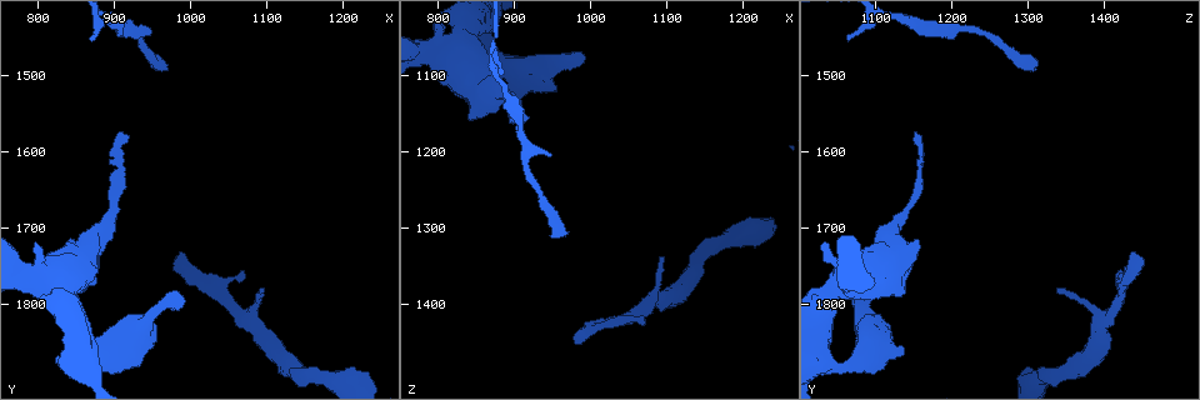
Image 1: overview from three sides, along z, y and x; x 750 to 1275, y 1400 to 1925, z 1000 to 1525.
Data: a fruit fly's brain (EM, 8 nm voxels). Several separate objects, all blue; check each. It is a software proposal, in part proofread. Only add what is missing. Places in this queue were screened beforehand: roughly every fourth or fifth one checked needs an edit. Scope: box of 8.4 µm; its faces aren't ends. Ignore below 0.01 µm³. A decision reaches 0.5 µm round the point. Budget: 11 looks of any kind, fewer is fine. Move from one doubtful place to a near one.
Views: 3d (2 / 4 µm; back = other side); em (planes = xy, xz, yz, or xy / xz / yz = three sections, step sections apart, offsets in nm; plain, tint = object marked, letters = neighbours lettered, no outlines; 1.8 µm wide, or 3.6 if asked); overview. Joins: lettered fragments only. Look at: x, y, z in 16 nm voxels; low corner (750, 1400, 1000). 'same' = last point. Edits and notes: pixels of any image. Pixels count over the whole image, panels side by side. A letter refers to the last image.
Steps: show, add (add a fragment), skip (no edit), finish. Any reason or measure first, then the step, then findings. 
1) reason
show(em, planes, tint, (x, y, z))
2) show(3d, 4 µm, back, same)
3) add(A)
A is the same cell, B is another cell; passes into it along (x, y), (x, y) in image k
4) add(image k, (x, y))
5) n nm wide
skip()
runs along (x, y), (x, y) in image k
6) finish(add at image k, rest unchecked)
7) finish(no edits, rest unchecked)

branch stops here
show(em, 3.6 µm, planes, letters, (845, 1715, 1155))

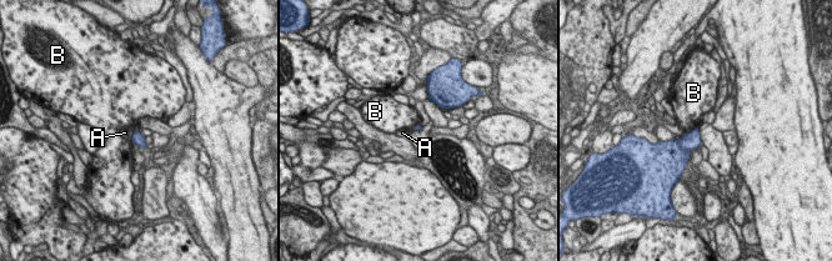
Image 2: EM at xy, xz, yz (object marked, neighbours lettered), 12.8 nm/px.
skip()
A and B are other cells; border along (696, 128), (685, 134) in image 2; no lettered fragment goes on from it

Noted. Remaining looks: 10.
free end
show(3d, 4 µm, back, (990, 1805, 1075))

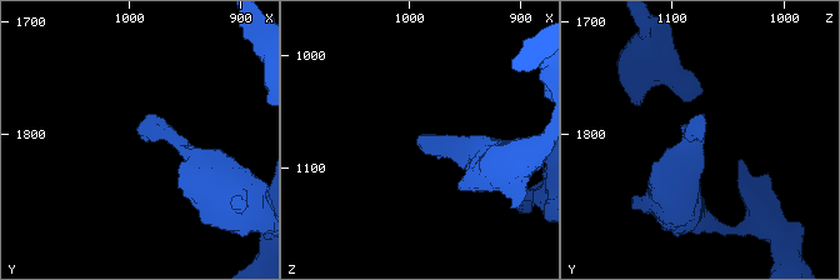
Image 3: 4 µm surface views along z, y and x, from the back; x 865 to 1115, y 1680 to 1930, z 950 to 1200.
show(em, planes, letters, (990, 1804, 1074))

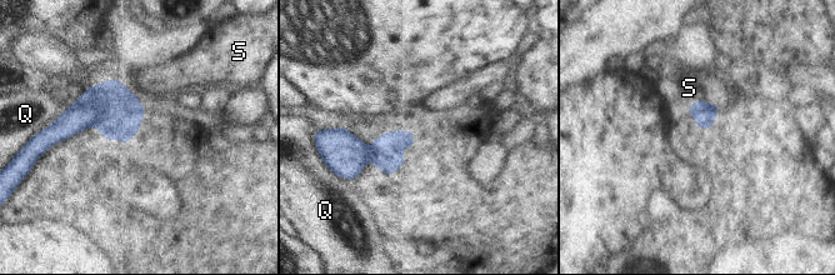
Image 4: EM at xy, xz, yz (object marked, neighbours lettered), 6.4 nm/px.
add(S)
S is the same cell, Q is another cell; passes into it along (701, 113), (706, 101), (689, 88) in image 4; the neuron continues

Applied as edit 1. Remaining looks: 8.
show(overview)

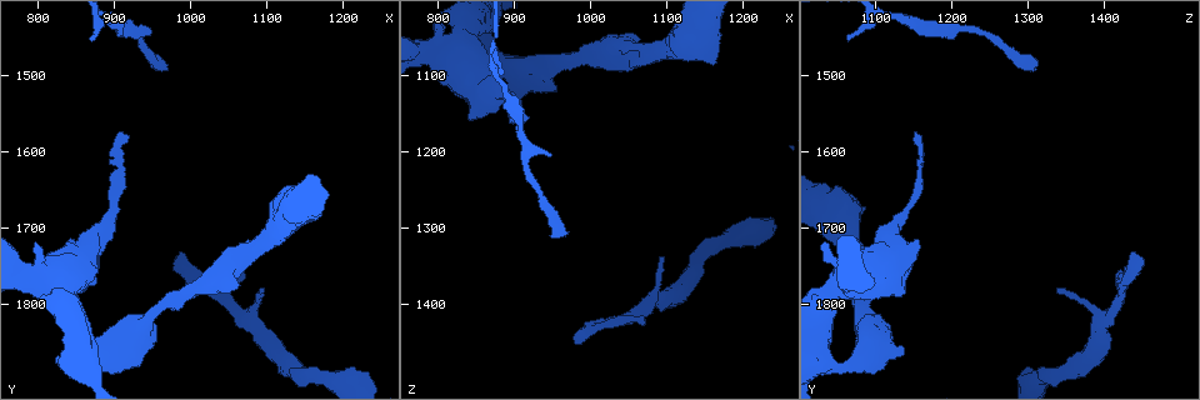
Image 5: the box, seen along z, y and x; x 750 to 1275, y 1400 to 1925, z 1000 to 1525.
branch stops here
show(em, xz, step 8, tint, (965, 1490, 1305))

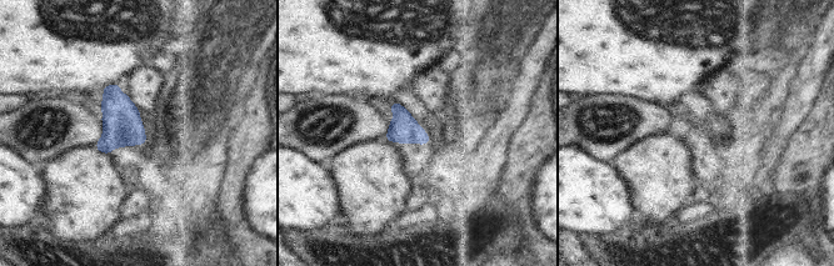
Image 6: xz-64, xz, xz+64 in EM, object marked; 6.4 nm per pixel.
show(em, planes, tint, same)

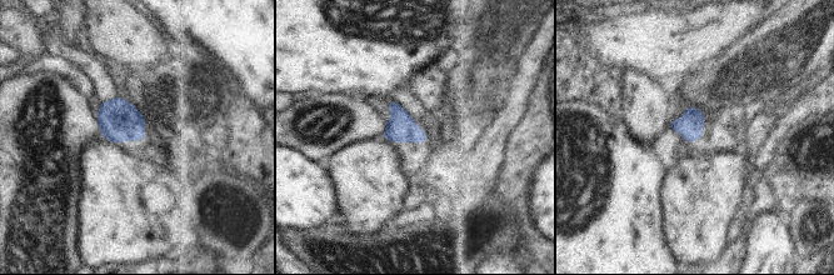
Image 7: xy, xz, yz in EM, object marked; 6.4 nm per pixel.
see the neighbours
show(em, planes, letters, same)

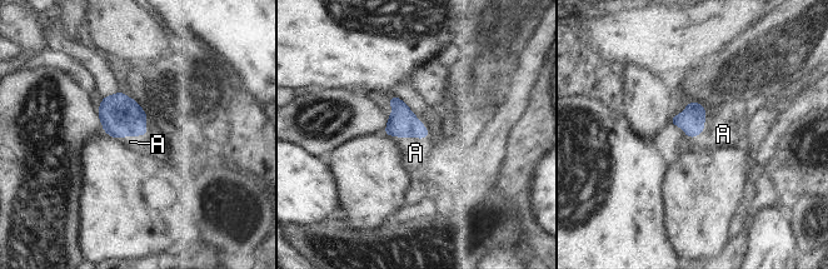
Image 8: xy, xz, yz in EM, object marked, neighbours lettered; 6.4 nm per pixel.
add(A)
A is the same cell; passes into it along (403, 123), (410, 137), (415, 153) in image 8; it goes on there

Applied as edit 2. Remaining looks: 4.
show(em, planes, tint, (985, 1730, 1435))

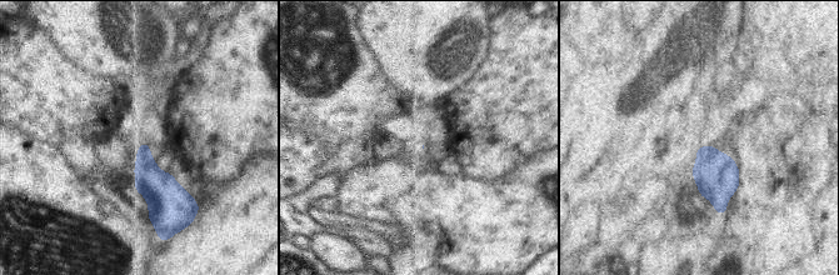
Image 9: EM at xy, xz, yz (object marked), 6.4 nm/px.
what lies round it
show(em, planes, letters, same)

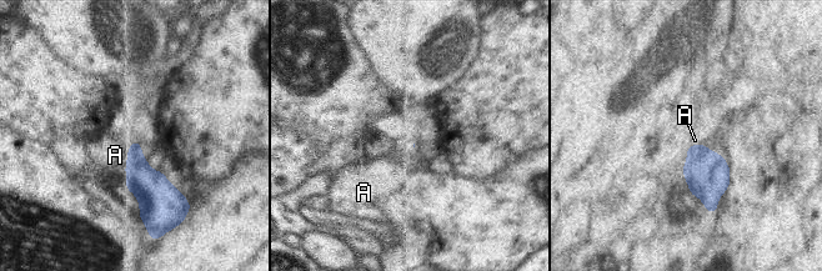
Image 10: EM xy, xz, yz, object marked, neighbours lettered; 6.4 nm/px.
add(A)
A is the same cell; passes into it along (149, 186), (128, 155), (115, 155) in image 10; the neuron continues

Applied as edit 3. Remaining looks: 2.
finish(add at image 4, add at image 8, add at image 10, rest unchecked)

